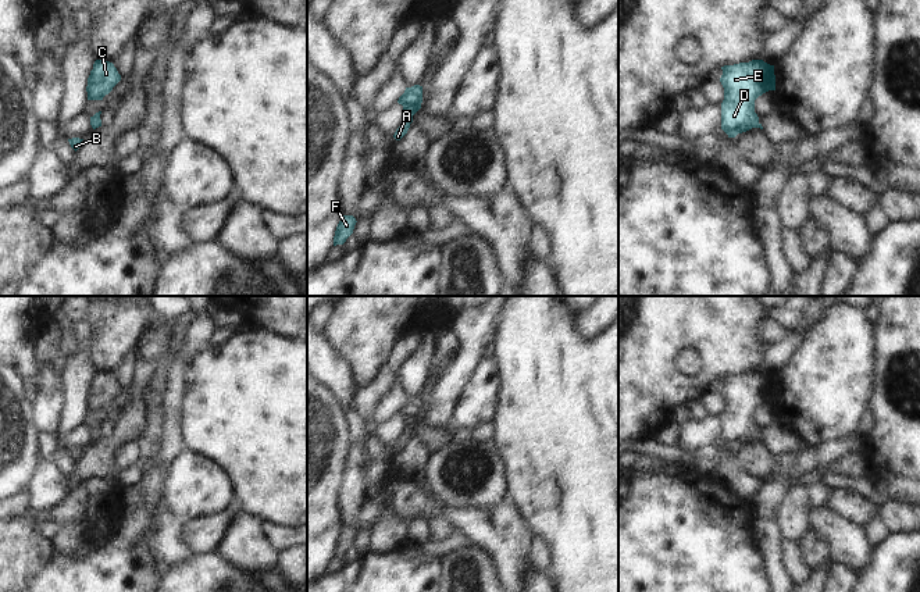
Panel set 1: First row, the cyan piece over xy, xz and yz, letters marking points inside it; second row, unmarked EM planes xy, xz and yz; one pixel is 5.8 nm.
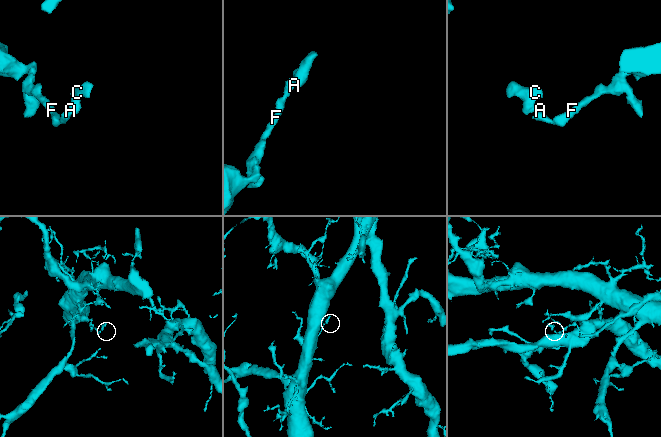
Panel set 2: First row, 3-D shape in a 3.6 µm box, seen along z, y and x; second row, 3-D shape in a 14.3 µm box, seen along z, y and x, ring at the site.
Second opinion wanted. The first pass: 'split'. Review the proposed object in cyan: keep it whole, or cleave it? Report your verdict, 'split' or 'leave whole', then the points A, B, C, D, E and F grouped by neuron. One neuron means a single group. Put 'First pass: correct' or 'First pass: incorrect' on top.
First pass: incorrect
leave whole; A B C D E F

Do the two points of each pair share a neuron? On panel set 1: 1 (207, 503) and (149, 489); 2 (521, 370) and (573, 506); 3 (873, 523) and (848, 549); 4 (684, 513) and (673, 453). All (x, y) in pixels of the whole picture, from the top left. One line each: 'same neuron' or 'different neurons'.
1: different neurons
2: same neuron
3: different neurons
4: different neurons

